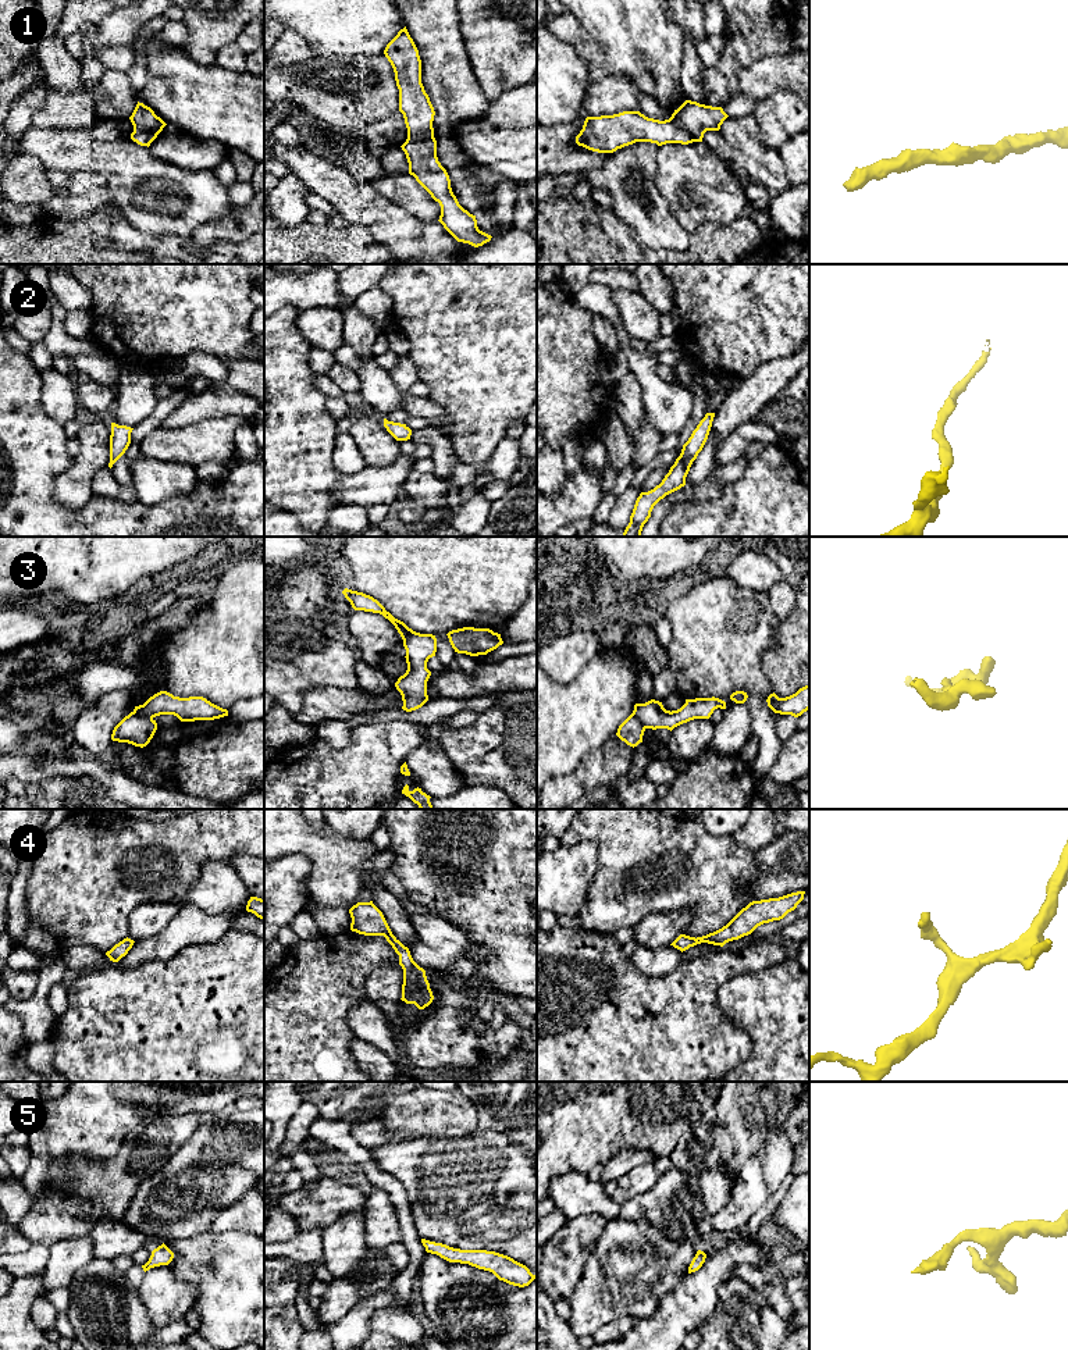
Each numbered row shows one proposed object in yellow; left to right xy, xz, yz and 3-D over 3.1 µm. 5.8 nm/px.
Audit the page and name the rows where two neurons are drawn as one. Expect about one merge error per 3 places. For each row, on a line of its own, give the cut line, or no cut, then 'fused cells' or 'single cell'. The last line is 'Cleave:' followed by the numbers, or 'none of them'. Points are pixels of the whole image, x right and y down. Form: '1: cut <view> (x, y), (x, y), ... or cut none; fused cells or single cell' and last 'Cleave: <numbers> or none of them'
1: cut none; single cell
2: cut none; single cell
3: cut xy (134, 711), (152, 719); fused cells
4: cut none; single cell
5: cut none; single cell
Cleave: 3

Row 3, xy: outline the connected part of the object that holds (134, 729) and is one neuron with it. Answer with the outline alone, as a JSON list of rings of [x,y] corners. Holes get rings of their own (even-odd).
[[[131,712],[114,727],[111,740],[143,748],[150,742],[156,730],[156,720]]]

